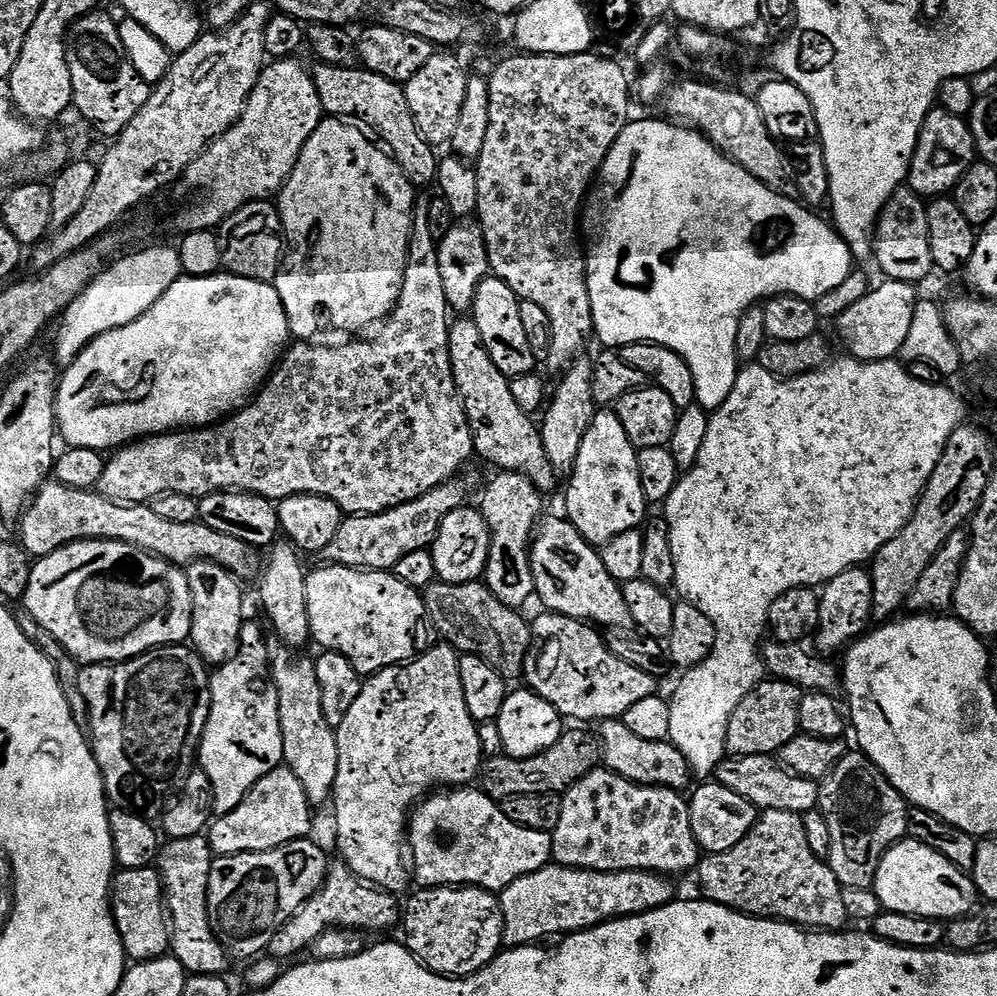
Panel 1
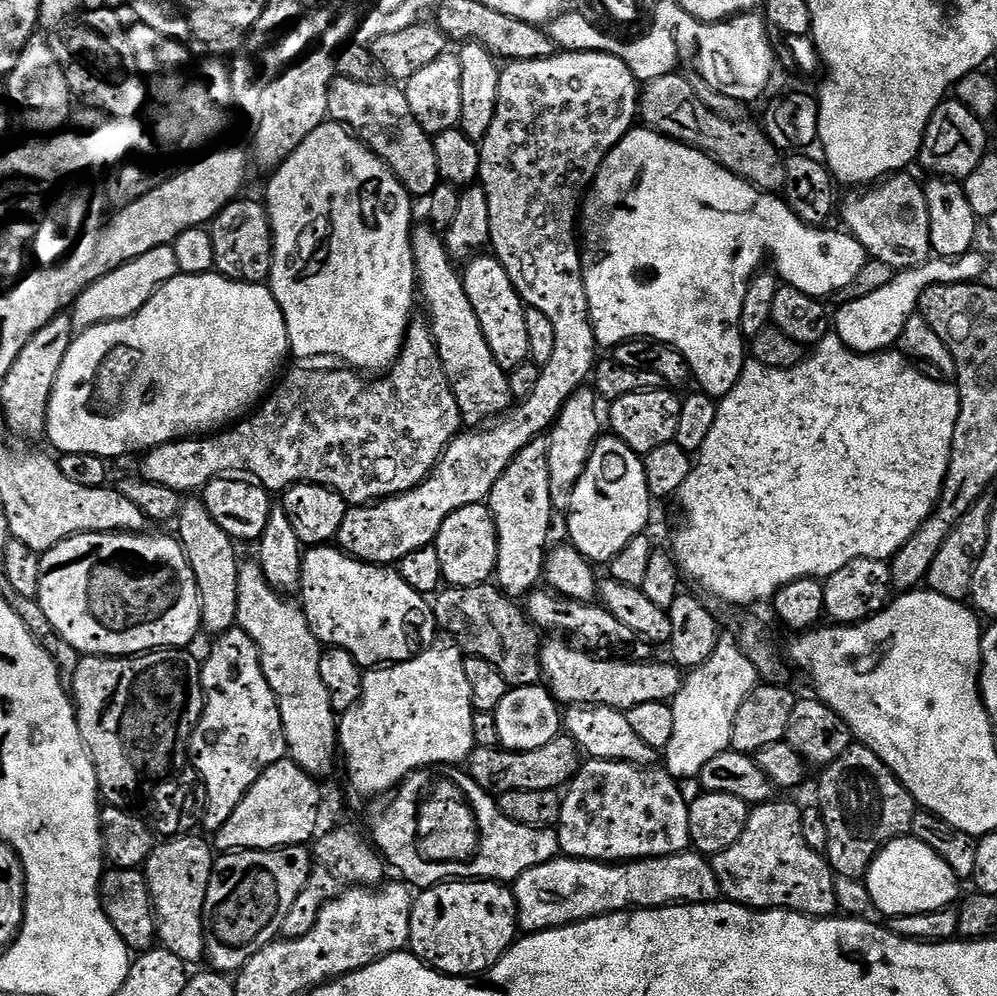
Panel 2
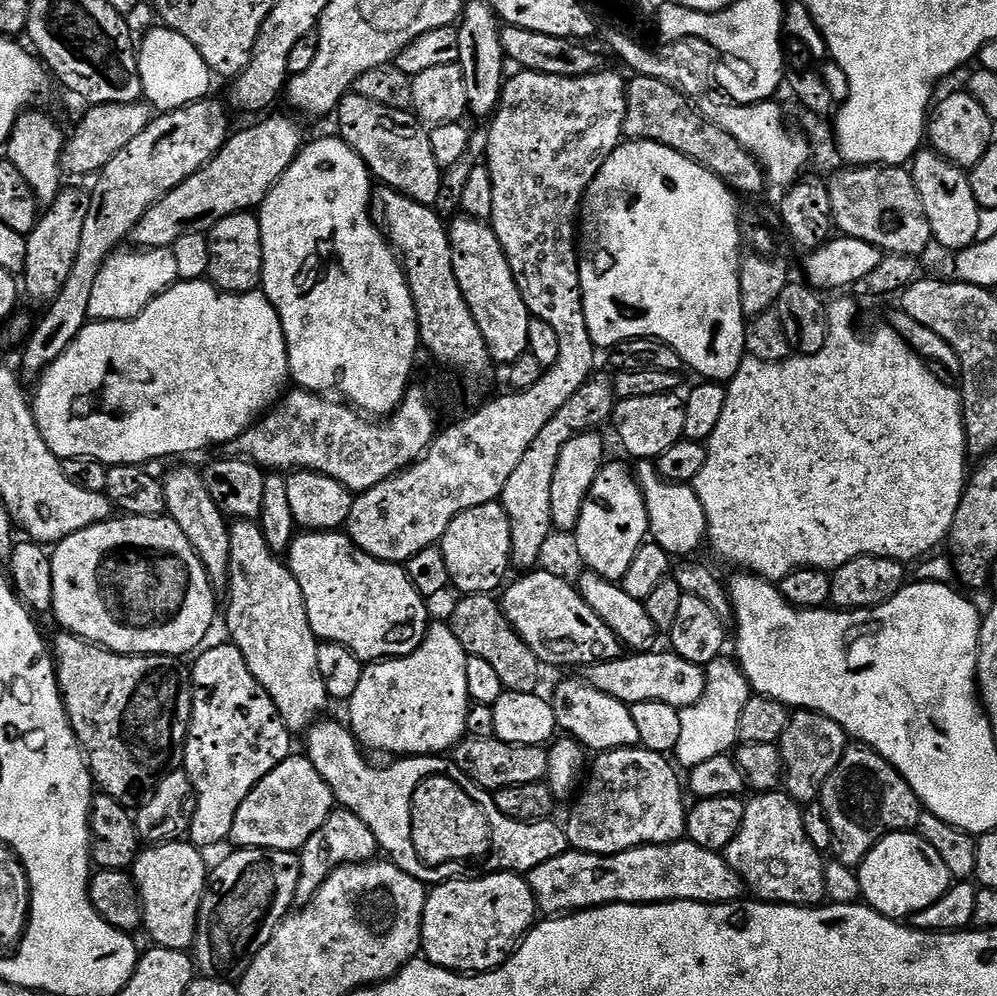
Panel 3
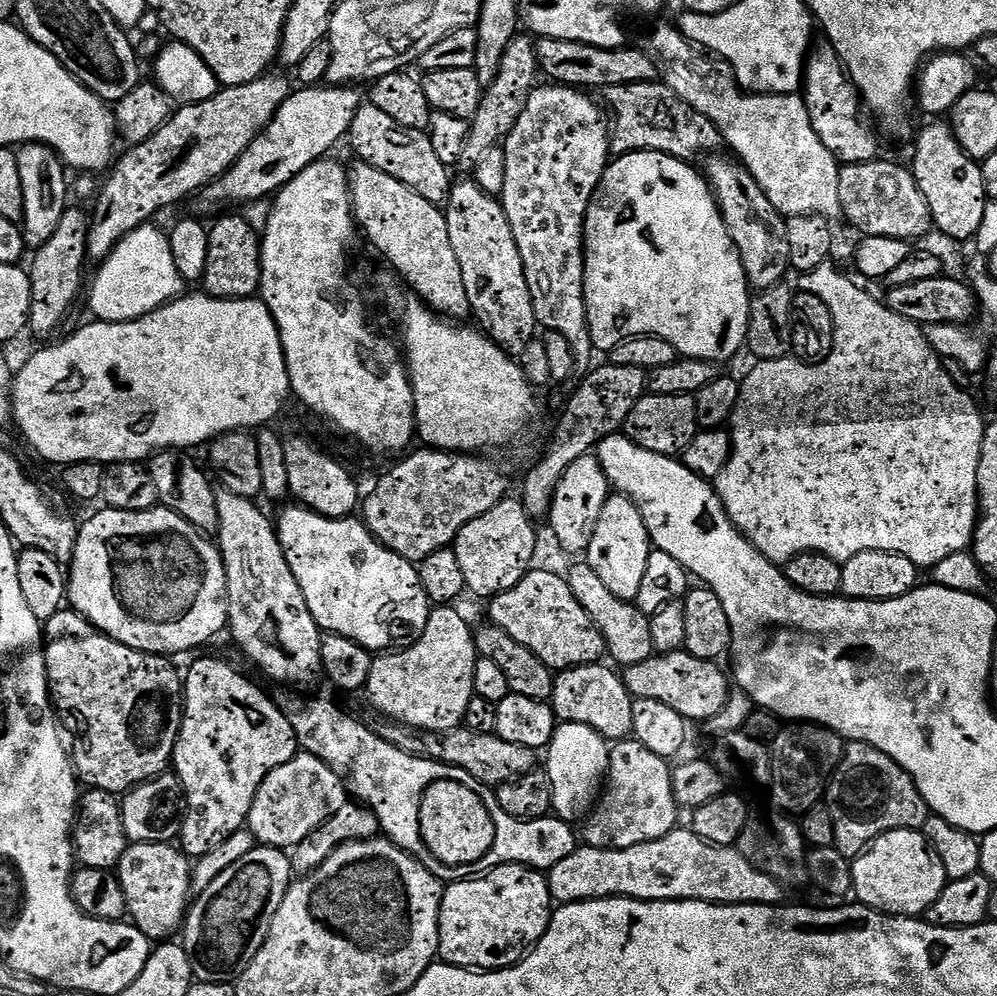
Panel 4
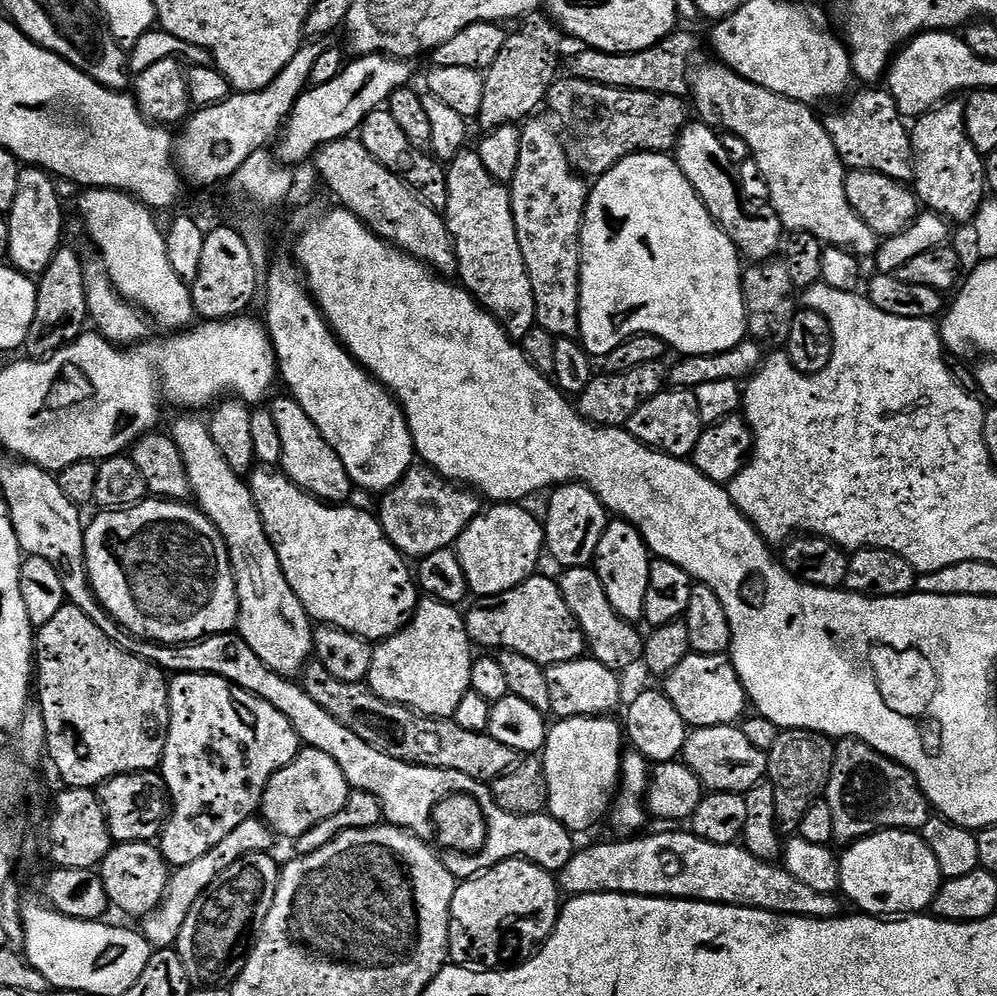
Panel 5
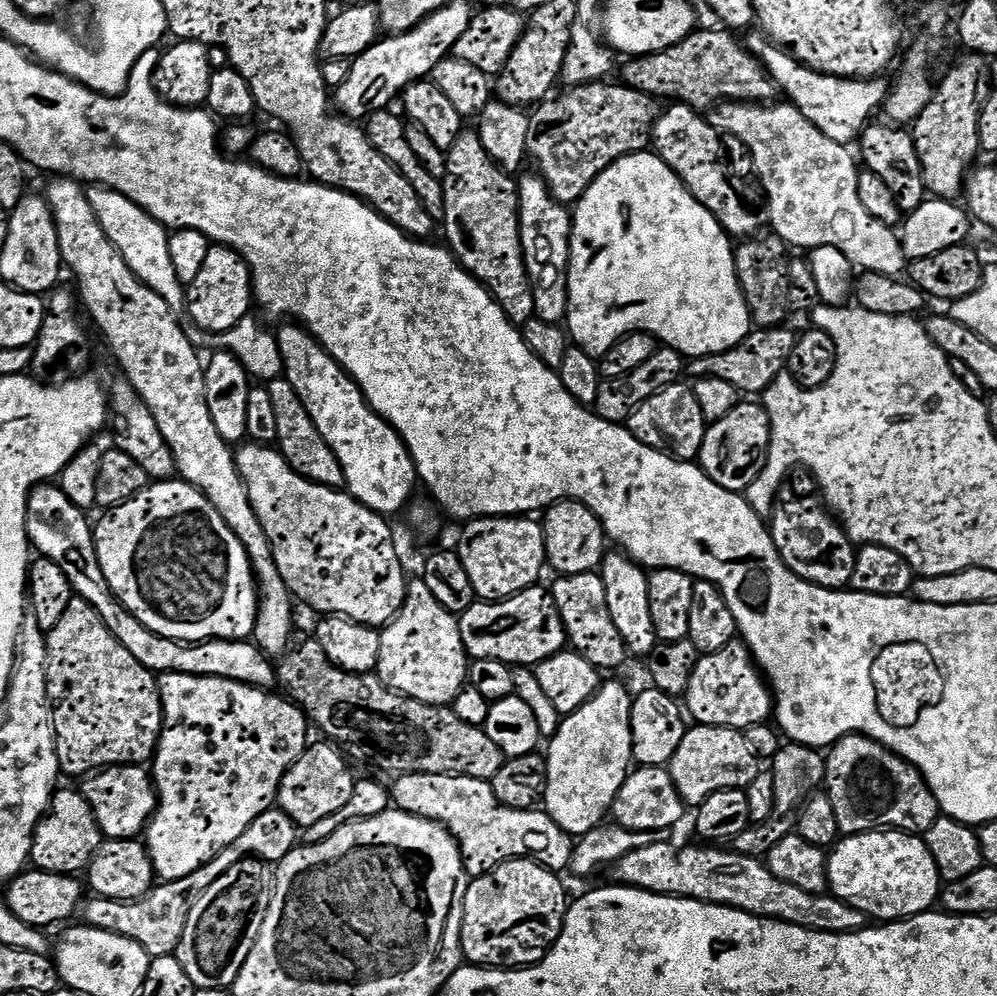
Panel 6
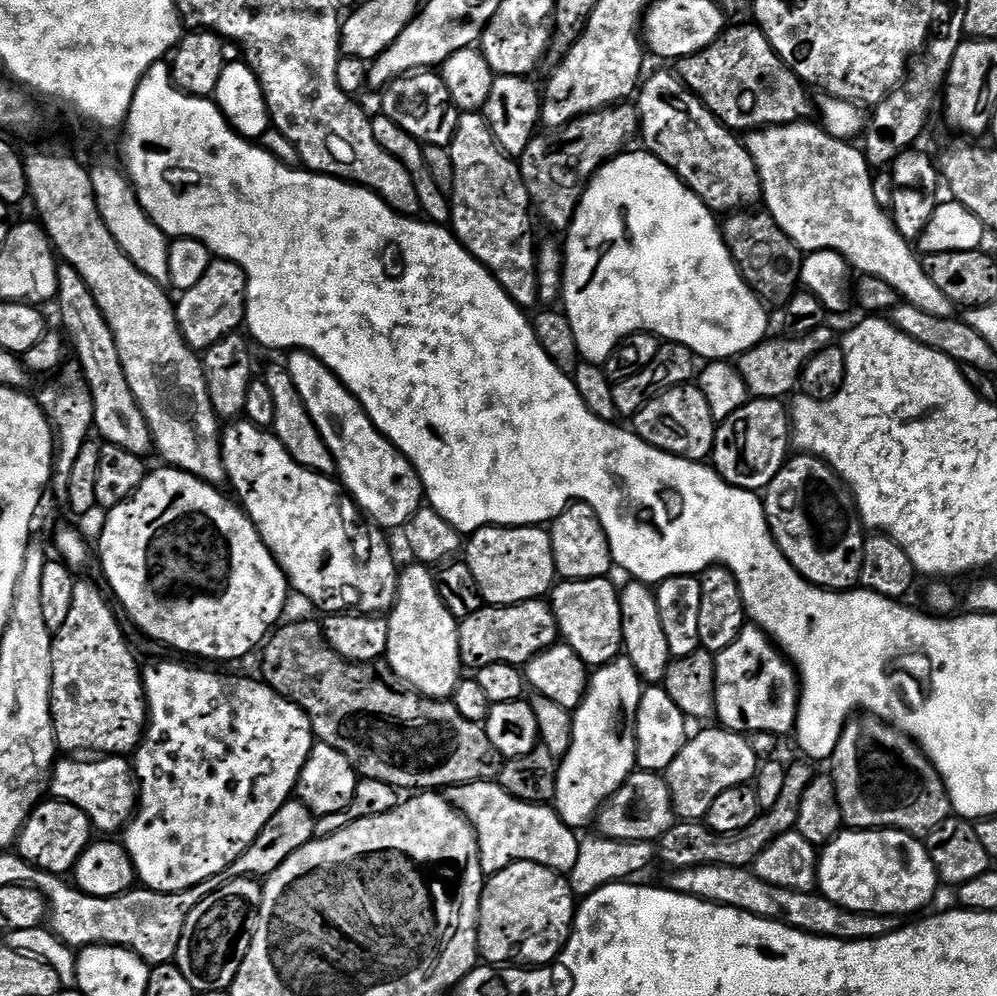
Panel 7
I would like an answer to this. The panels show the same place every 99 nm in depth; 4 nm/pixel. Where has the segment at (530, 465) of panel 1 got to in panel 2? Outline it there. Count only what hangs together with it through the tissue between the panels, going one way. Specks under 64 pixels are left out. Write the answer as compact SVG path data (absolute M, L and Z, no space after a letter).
M416 226L412 230L418 292L428 303L426 319L432 327L432 337L438 346L450 390L458 402L460 419L469 429L476 430L513 407L508 372L494 362L494 354L490 354L490 346L486 346L482 326L478 326L478 314L474 314L474 306L470 306L470 298L466 298L463 275L448 255L441 233L431 226L423 227Z

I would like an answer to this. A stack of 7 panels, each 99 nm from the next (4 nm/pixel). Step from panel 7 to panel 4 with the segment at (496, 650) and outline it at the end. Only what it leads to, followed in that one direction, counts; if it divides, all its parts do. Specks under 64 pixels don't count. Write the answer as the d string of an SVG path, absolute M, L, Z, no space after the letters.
M530 570L518 586L491 597L487 619L497 624L514 642L522 642L546 667L553 670L599 664L605 659L604 639L598 626L582 610L570 590L567 579L556 572Z

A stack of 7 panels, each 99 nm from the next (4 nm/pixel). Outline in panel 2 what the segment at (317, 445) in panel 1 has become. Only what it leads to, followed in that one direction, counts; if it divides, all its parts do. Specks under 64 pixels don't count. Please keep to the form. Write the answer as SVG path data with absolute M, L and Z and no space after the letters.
M413 319L399 358L379 378L365 378L352 370L311 372L311 367L296 367L300 368L285 375L267 399L235 426L203 438L171 440L152 449L143 457L143 479L170 486L181 494L192 494L212 480L235 476L251 478L272 494L283 494L293 484L320 484L337 492L349 505L367 506L418 487L439 464L448 443L462 431L458 402L450 390L427 319Z

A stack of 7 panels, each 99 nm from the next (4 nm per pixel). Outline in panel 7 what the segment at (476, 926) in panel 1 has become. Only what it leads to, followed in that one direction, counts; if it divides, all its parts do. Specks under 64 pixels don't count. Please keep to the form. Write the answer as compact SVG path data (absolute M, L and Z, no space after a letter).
M514 862L501 872L487 877L480 899L480 921L476 927L478 952L492 966L547 966L559 956L572 933L577 897L572 885L561 873L534 862Z

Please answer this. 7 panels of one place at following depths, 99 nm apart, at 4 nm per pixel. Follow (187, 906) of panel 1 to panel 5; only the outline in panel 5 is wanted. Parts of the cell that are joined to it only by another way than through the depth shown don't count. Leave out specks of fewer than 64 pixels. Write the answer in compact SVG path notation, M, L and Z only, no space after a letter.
M155 843L116 844L98 869L106 886L108 903L128 916L149 916L164 900L170 879L170 865Z

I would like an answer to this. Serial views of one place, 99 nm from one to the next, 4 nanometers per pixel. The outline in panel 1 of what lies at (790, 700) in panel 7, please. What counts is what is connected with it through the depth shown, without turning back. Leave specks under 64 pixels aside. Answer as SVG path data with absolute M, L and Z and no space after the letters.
M545 611L543 615L530 624L532 641L523 679L528 680L531 691L553 704L561 717L576 720L572 722L615 720L623 718L634 702L657 695L657 677L638 670L638 666L626 662L617 653L615 656L591 623L560 616L557 612Z

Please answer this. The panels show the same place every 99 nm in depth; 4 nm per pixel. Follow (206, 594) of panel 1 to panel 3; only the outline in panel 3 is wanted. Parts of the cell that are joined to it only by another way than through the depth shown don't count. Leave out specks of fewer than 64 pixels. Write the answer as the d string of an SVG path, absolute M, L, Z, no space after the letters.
M180 462L177 468L172 468L168 473L163 473L162 483L166 496L165 513L178 527L182 534L190 538L190 546L198 554L202 566L206 570L209 582L213 589L224 590L228 586L228 547L230 546L230 524L224 511L217 506L214 498L210 498L210 490L206 490L201 469L191 468L190 465Z

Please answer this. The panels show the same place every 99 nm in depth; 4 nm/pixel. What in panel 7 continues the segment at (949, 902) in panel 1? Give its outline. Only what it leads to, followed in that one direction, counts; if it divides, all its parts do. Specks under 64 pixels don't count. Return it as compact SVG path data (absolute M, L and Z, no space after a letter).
M897 828L844 830L823 845L816 866L819 895L851 912L908 918L936 896L938 877L925 841Z

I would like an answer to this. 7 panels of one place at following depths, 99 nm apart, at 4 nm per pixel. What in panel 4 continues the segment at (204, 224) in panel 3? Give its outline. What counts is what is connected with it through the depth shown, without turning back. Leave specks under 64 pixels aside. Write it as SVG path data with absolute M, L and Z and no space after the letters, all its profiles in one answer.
M304 86L293 91L258 138L246 146L238 162L213 184L196 193L191 204L197 213L193 213L200 218L215 217L231 209L228 208L231 204L252 204L255 200L275 197L295 176L302 174L306 166L325 159L331 153L328 151L347 137L350 122L354 122L354 114L362 103L362 97L355 91L359 92L352 86Z

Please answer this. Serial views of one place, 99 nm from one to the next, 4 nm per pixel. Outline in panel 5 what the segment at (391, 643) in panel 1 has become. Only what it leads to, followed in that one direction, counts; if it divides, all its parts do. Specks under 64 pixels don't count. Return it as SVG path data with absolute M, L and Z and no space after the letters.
M260 466L251 473L250 487L252 497L260 511L260 517L264 523L266 534L270 538L270 542L274 546L274 550L278 554L278 562L282 566L282 570L286 574L286 578L290 582L290 586L294 590L294 594L298 594L298 598L302 602L302 606L307 610L309 617L313 621L321 624L332 624L335 628L341 628L347 632L353 632L355 636L362 636L369 642L379 642L388 639L402 631L405 626L412 620L416 614L416 606L418 603L418 584L414 579L414 572L408 569L409 561L400 555L392 543L388 541L388 535L385 534L379 519L375 515L372 516L368 512L363 512L360 508L348 508L352 506L341 506L339 504L326 504L316 496L303 492L300 487L293 482L289 476L284 475L283 471L273 470L268 466Z

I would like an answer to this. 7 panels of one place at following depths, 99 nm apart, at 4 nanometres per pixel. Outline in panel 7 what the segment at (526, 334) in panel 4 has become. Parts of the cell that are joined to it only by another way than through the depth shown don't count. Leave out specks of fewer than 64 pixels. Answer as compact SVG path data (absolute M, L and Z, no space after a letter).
M480 112L460 115L450 151L454 162L454 186L450 193L451 231L462 247L490 270L492 277L519 308L535 309L540 299L536 273L538 244L532 241L534 212L519 163L501 150L487 118Z

